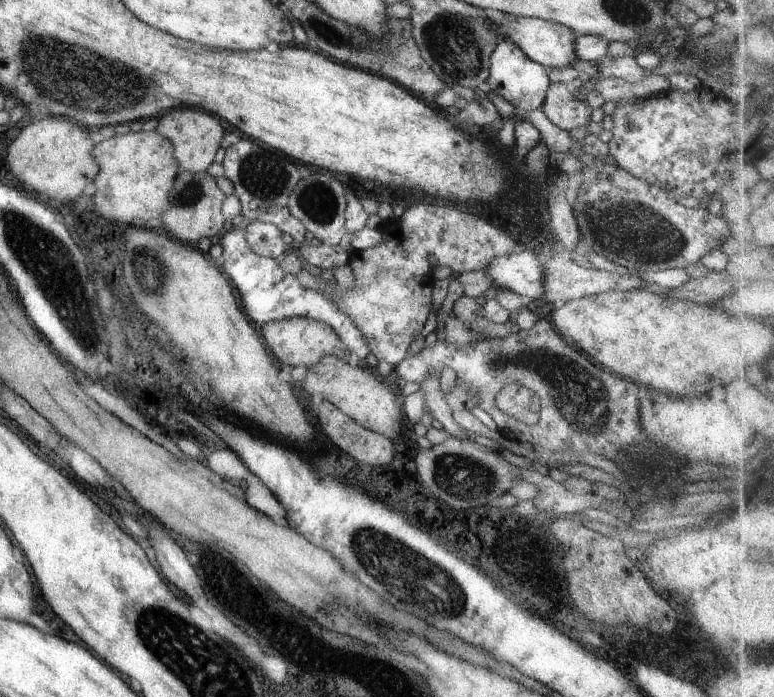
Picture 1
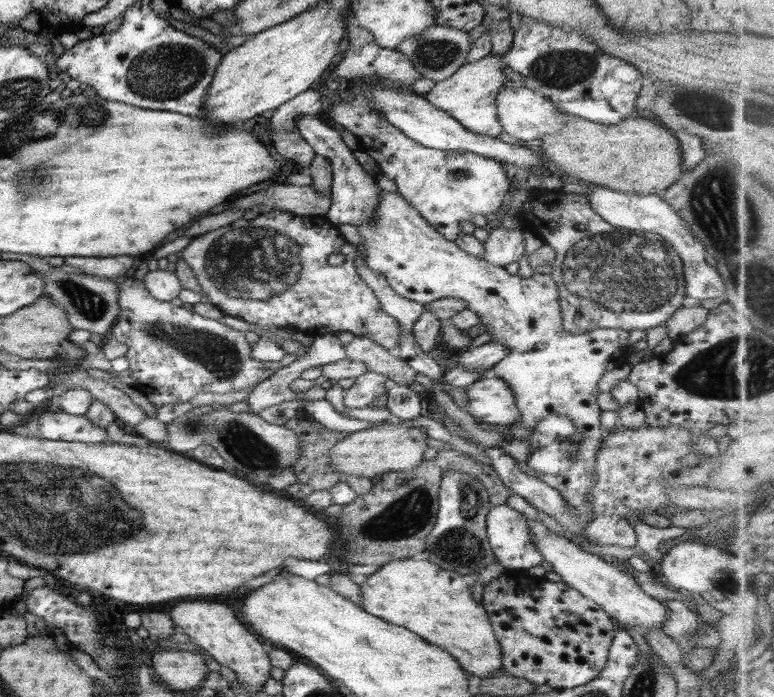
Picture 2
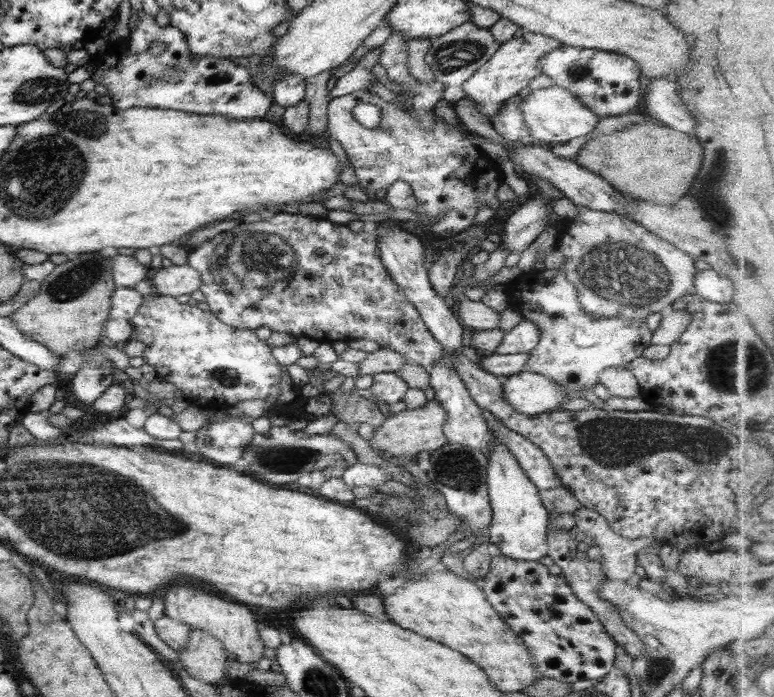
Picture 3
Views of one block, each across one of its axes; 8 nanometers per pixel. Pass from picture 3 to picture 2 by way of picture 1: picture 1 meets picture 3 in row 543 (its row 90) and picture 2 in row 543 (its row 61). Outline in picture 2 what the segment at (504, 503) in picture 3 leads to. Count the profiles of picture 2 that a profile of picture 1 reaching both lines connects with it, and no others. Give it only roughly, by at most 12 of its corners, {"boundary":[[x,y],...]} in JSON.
{"boundary":[[510,506],[488,512],[486,534],[505,570],[543,563],[526,518]]}

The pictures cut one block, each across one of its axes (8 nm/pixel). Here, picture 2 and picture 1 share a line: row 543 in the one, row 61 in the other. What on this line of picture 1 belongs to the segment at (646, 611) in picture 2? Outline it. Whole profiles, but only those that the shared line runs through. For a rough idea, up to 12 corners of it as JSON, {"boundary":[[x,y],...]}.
{"boundary":[[487,18],[496,35],[551,69],[571,67],[576,35],[543,19]]}

